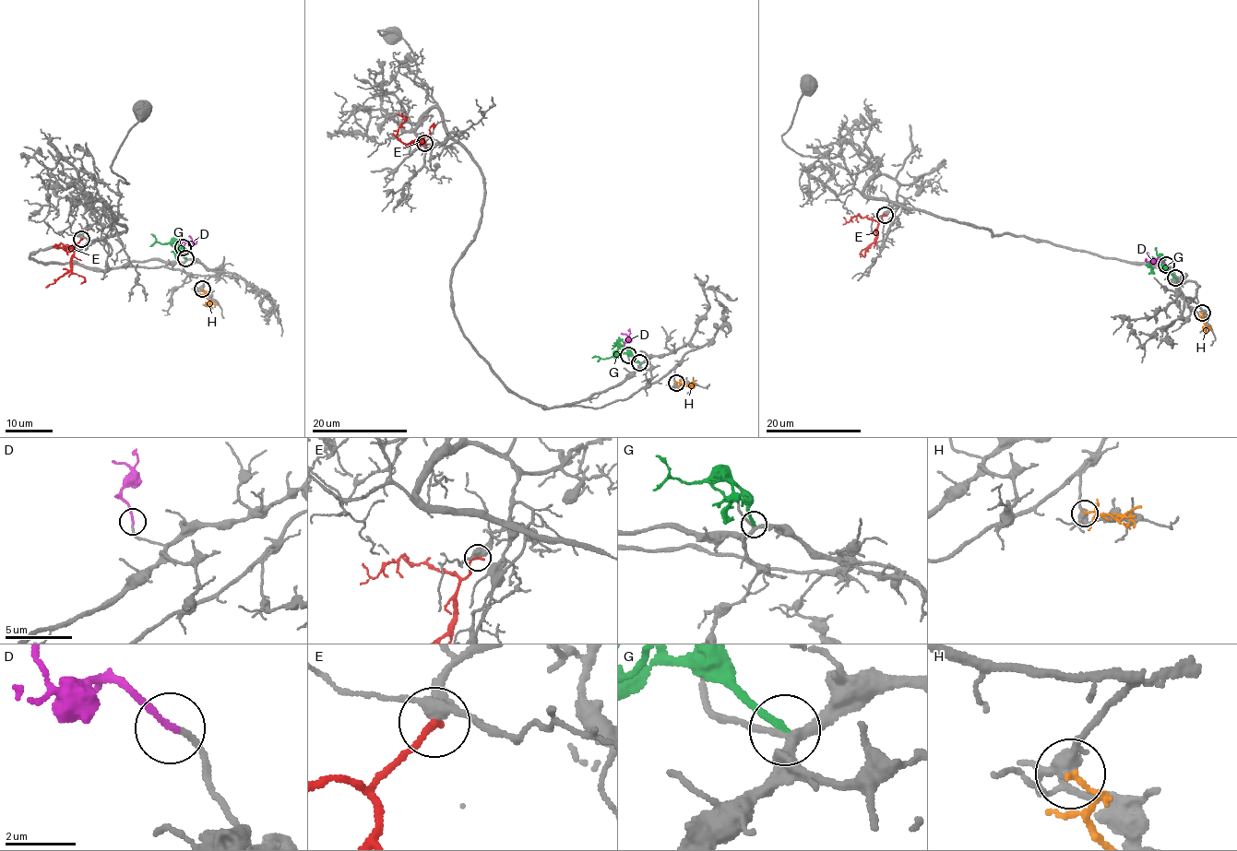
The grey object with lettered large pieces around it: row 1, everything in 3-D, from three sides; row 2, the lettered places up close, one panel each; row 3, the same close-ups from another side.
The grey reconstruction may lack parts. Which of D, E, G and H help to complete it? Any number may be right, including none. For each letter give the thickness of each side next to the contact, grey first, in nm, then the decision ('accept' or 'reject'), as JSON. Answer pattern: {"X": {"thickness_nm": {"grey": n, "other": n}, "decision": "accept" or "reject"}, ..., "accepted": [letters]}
{"D": {"thickness_nm": {"grey": 140, "other": 170}, "decision": "accept"}, "E": {"thickness_nm": {"grey": 360, "other": 200}, "decision": "reject"}, "G": {"thickness_nm": {"grey": 220, "other": 240}, "decision": "reject"}, "H": {"thickness_nm": {"grey": 320, "other": 140}, "decision": "reject"}, "accepted": ["D"]}

